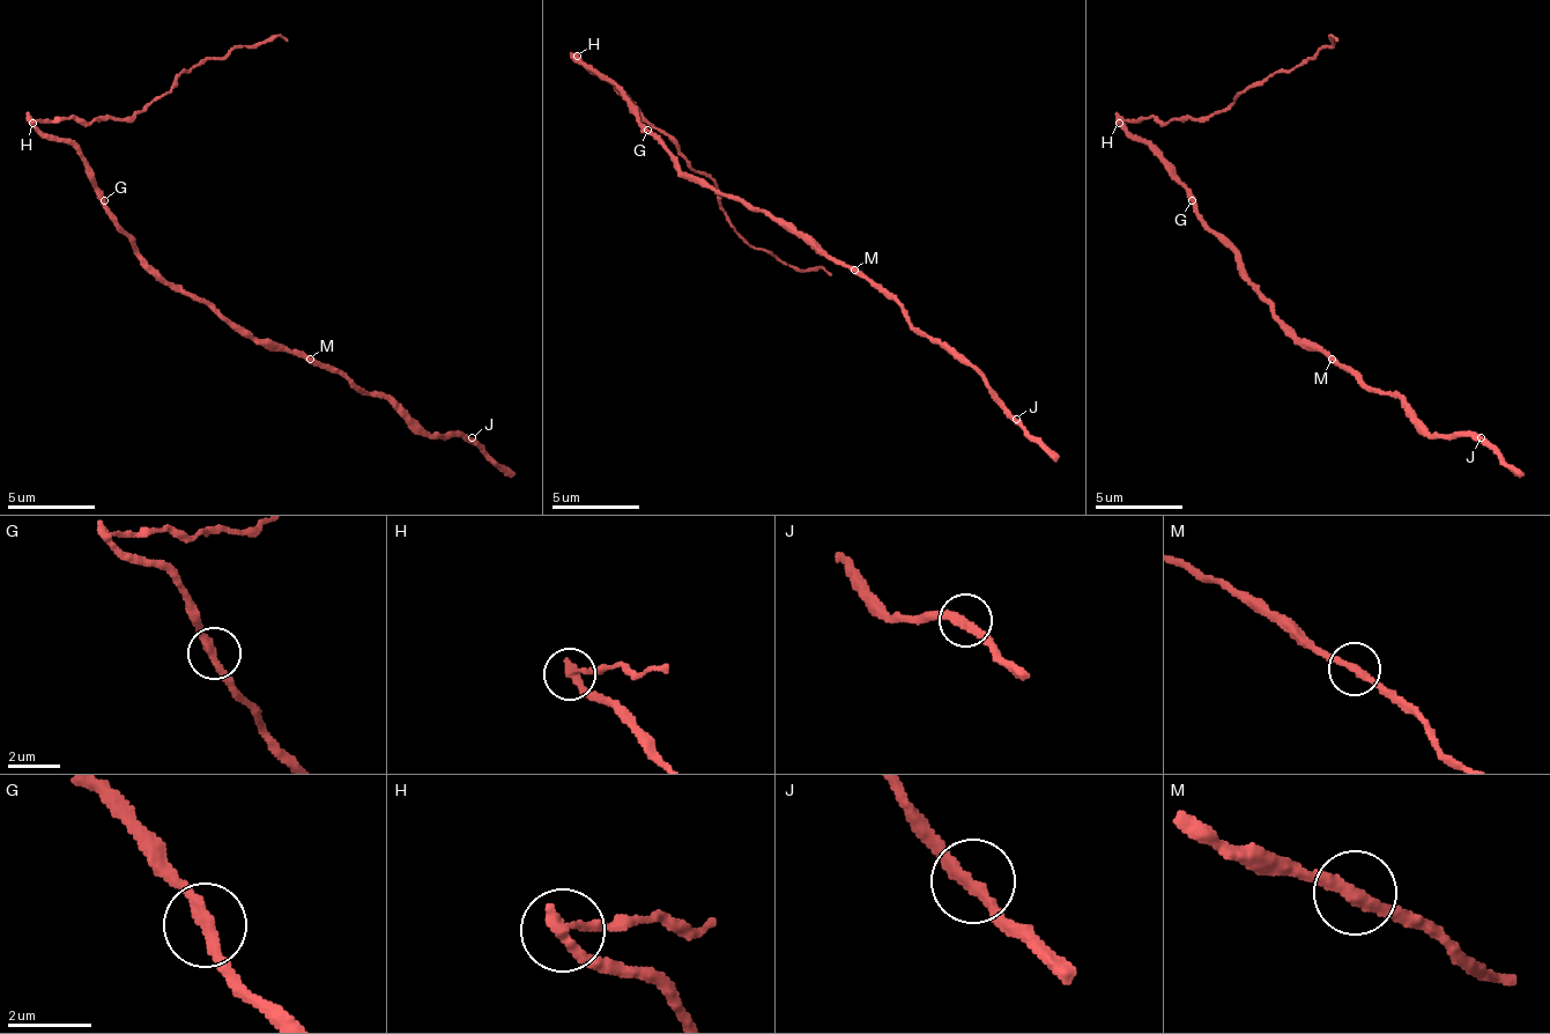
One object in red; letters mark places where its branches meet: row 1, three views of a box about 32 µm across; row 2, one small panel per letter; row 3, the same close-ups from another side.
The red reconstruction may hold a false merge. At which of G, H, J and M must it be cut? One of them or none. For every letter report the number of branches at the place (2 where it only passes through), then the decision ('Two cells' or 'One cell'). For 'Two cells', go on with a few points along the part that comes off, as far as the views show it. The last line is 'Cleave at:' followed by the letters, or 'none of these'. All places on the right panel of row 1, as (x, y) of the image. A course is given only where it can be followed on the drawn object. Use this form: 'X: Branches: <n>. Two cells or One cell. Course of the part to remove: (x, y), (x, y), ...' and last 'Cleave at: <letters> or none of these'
G: Branches: 2. One cell
H: Branches: 2. Two cells. Course of the part to remove: (1118, 122), (1196, 122), (1223, 112), (1245, 90), (1310, 60), (1336, 43)
J: Branches: 2. One cell
M: Branches: 2. One cell
Cleave at: H

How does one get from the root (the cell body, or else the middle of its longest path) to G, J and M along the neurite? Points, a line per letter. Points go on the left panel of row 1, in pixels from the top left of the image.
G: (131, 244), (131, 235), (104, 200)
J: (131, 244), (170, 283), (205, 297), (253, 337), (336, 367), (358, 389), (398, 403), (428, 433), (472, 437)
M: (131, 244), (170, 283), (205, 297), (253, 337), (302, 349), (310, 359)

